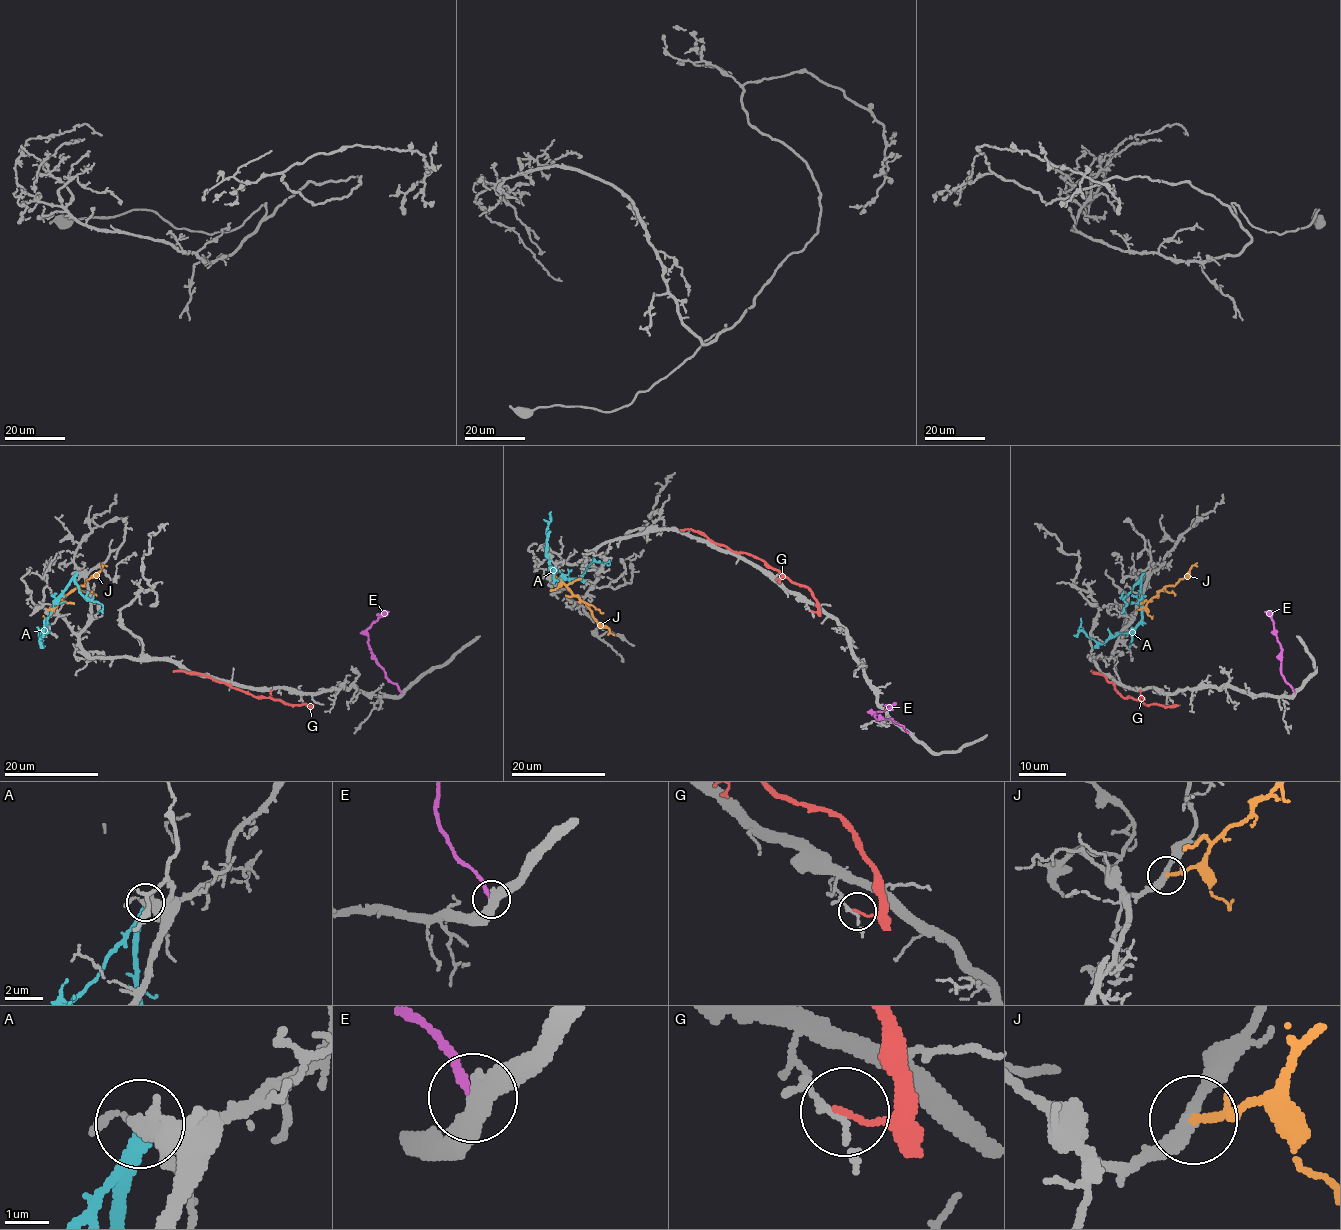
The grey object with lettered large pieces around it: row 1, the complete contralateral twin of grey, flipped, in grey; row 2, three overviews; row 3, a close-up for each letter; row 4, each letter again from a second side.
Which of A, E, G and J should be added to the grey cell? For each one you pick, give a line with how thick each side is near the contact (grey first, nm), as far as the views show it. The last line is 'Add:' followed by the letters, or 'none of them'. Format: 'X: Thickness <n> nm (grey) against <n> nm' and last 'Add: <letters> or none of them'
J: Thickness 320 nm (grey) against 200 nm
Add: J

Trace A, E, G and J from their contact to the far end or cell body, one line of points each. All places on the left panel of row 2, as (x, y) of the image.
A: (76, 573), (48, 618), (46, 628), (39, 637), (40, 642), (44, 618)
E: (401, 692), (384, 672), (367, 641), (366, 629), (383, 613), (377, 615)
G: (305, 704), (285, 704), (280, 699), (255, 697), (203, 674), (173, 672)
J: (48, 609), (53, 609), (82, 586), (104, 564), (107, 566)

